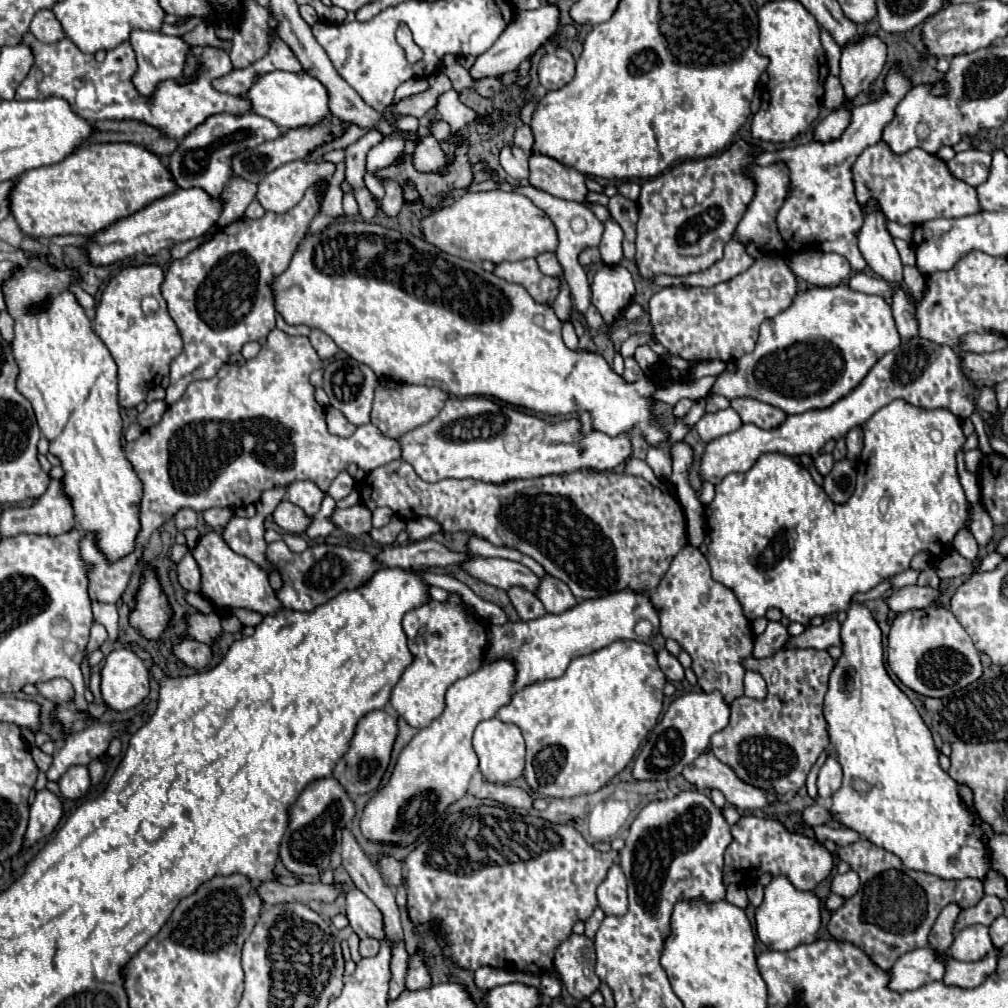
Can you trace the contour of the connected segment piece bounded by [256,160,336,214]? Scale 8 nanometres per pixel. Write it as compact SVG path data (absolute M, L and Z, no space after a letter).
M324 160L288 162L280 170L272 170L258 182L256 200L264 210L284 214L294 208L304 192L322 176L332 176L336 164Z

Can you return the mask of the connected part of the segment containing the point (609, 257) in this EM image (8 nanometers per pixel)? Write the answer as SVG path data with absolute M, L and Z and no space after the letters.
M608 218L604 222L604 236L602 236L602 242L598 246L600 256L606 264L610 264L610 266L620 264L620 260L622 260L622 238L624 238L624 232L622 232L620 224L616 220Z

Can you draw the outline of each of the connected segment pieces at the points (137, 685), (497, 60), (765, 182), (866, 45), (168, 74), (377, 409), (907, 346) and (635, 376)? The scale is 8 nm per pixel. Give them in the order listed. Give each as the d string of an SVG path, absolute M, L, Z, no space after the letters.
M112 650L102 666L100 690L108 708L130 710L148 696L150 672L132 650Z
M542 4L538 10L530 10L530 12L518 12L514 16L514 20L506 26L506 30L502 32L502 36L496 40L496 44L484 52L482 56L476 58L476 64L470 68L470 74L480 80L480 78L488 78L488 76L502 76L504 72L510 72L514 68L518 68L518 64L522 60L526 60L530 54L536 52L536 48L556 32L558 28L558 8L550 6L550 4Z
M750 164L744 170L744 176L748 176L754 182L754 198L750 200L744 216L740 218L736 226L736 240L742 244L754 242L762 246L768 254L782 254L784 252L784 238L776 226L776 214L782 208L786 200L786 184L788 184L788 168L784 164L772 164L772 166L758 166Z
M862 36L856 46L846 46L840 60L840 82L844 96L850 102L860 92L866 92L886 62L886 46L876 36Z
M132 30L130 44L138 58L138 72L134 78L136 90L148 96L158 80L182 78L184 58L188 54L188 44L178 36L166 36L160 32Z
M382 380L374 393L371 422L379 428L384 436L398 440L408 430L432 420L442 410L446 400L448 400L448 394L444 394L440 388L434 388L434 386Z
M914 336L904 340L896 350L888 352L876 362L866 378L844 398L822 410L806 410L804 414L788 414L786 420L770 430L762 430L754 424L744 424L740 430L720 436L706 446L700 474L704 480L712 478L712 484L720 482L730 472L746 472L766 452L778 452L784 456L816 456L828 440L840 440L848 430L862 426L868 418L886 406L888 402L902 398L918 408L946 408L956 418L970 418L974 412L996 412L996 386L978 386L962 370L962 354L950 346L940 346L932 340Z
M634 356L626 358L624 364L626 364L626 368L624 368L624 374L622 374L622 376L624 376L628 382L636 382L636 380L640 380L640 378L644 376L644 372L642 372L642 368L638 366L638 362L634 360Z

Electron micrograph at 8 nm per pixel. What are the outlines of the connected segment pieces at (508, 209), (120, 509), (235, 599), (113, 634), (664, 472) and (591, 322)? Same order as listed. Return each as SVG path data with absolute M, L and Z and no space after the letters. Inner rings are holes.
M504 190L466 192L450 206L432 210L420 220L422 238L458 258L470 262L490 260L494 264L514 262L524 258L536 258L542 252L556 252L558 236L550 218L534 206L526 196Z
M30 258L26 268L20 268L4 284L8 312L14 318L16 338L12 342L14 360L18 364L16 386L24 398L30 400L40 432L50 444L50 452L60 458L64 468L62 490L70 498L74 508L74 520L84 532L96 536L98 550L106 556L106 562L114 564L116 560L128 556L136 548L136 536L140 532L140 500L142 500L142 482L136 476L132 464L126 460L120 446L122 436L122 416L118 404L118 386L116 386L116 364L108 354L108 348L92 332L90 320L84 314L84 308L76 302L74 294L68 290L76 272L70 268L54 270L42 258ZM48 300L48 308L30 314L32 304L42 304Z
M208 532L202 536L192 550L194 560L198 562L200 574L202 574L202 594L218 608L246 608L254 610L258 614L276 614L280 610L280 600L276 598L276 592L270 586L268 574L264 568L254 564L242 554L236 554L222 538L220 532Z
M92 602L92 610L94 610L94 620L100 622L102 626L106 626L108 640L114 642L119 637L118 626L118 610L114 604L106 604L106 602Z
M662 446L662 448L650 448L648 450L648 456L646 456L646 464L652 468L652 472L656 474L658 480L666 482L668 476L672 474L672 464L670 464L670 454L668 454L668 448Z
M590 304L590 308L586 310L586 322L588 322L588 326L590 326L592 330L598 330L598 328L604 324L600 312L598 312L596 306L592 306L592 304Z

